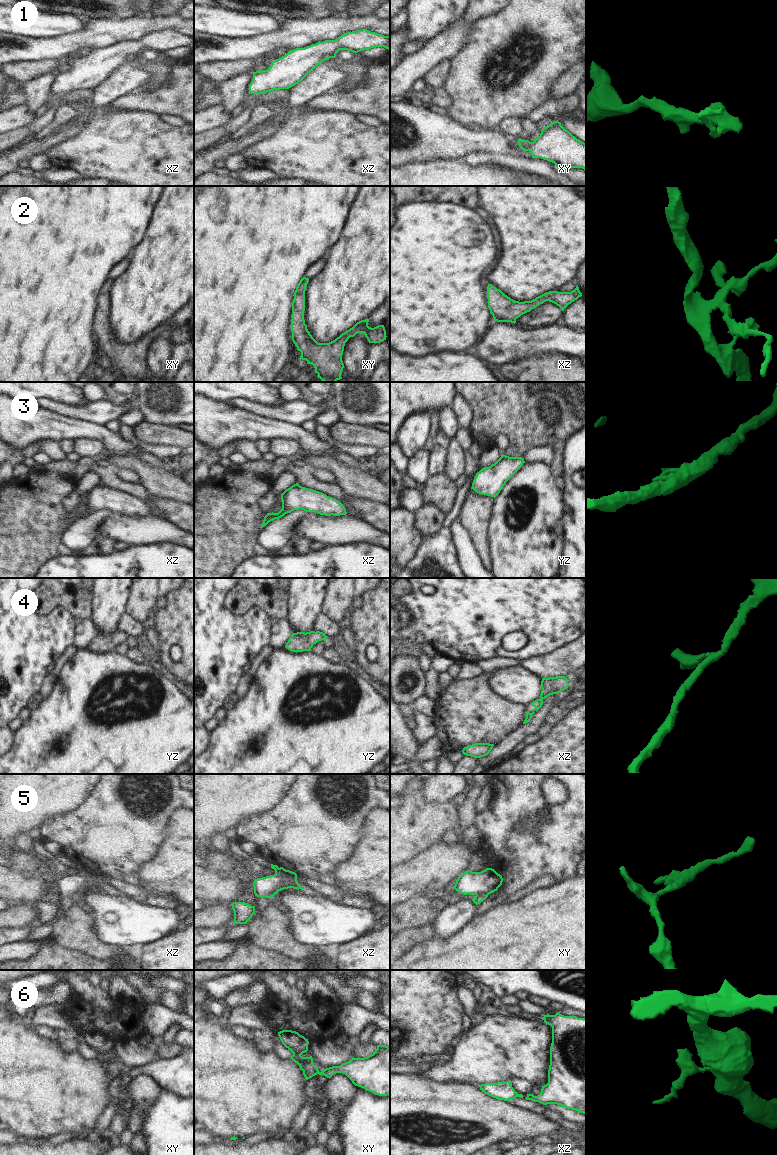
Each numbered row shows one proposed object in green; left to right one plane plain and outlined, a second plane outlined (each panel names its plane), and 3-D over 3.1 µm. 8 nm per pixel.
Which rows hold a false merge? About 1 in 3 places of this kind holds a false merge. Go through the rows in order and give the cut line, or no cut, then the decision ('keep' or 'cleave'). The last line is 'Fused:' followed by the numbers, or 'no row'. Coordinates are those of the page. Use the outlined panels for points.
1: no cut; keep
2: no cut; keep
3: no cut; keep
4: no cut; keep
5: cut in xz along (275, 870), (284, 873), (294, 885); cleave
6: no cut; keep
Fused: 5

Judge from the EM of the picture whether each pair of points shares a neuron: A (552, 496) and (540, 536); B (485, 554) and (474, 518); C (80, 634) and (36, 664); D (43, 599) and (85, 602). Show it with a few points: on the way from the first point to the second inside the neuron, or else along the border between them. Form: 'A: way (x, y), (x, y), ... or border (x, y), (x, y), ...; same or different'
A: way (545, 506), (544, 526); same
B: way (482, 545), (477, 527); same
C: border (77, 620), (74, 641), (72, 643); different
D: way (53, 599), (75, 599); same

